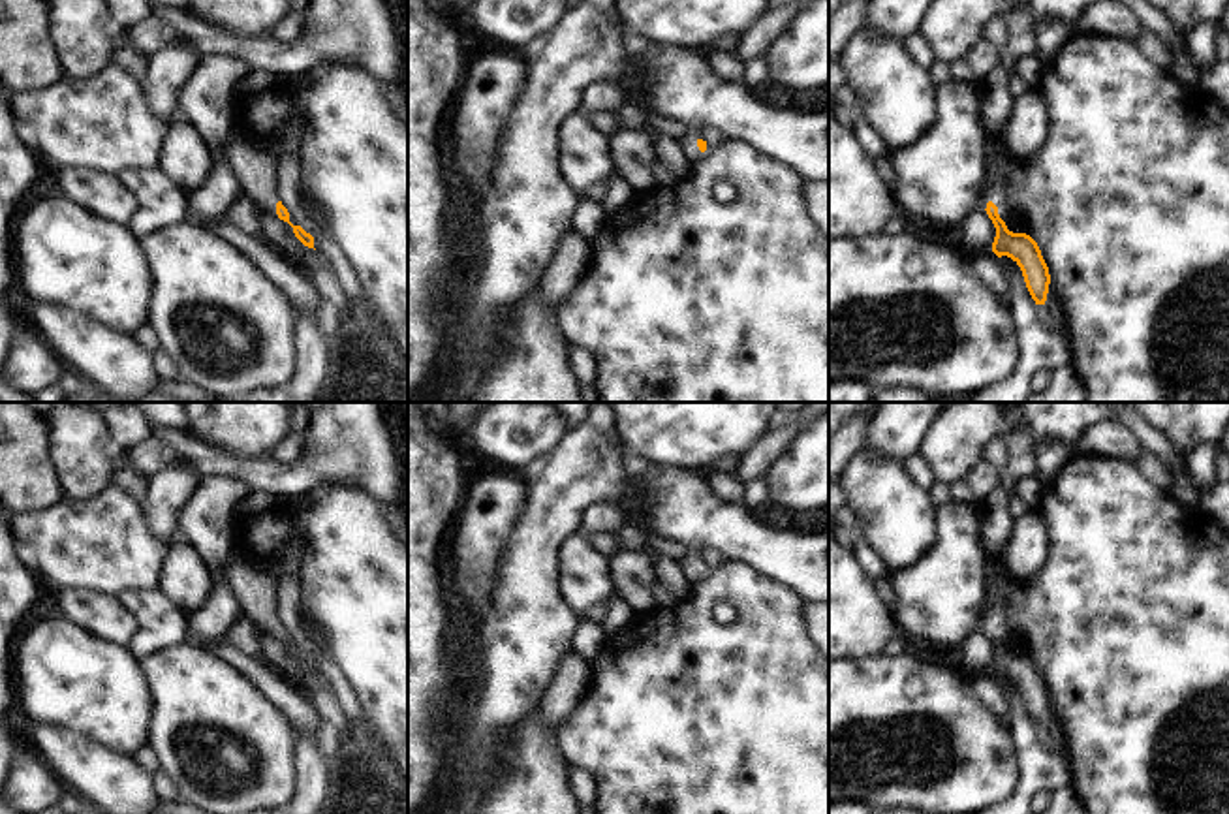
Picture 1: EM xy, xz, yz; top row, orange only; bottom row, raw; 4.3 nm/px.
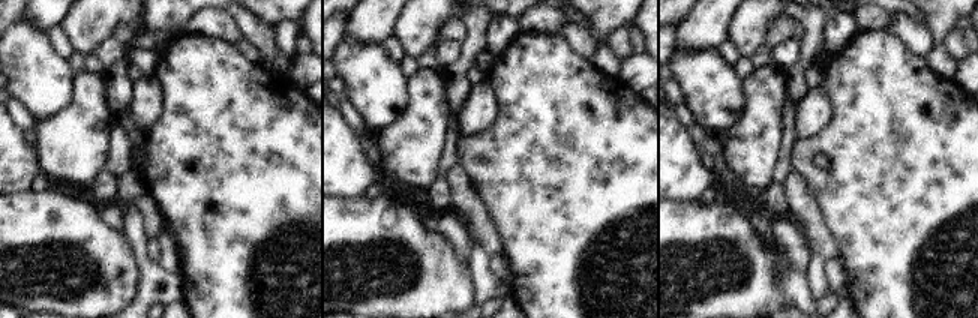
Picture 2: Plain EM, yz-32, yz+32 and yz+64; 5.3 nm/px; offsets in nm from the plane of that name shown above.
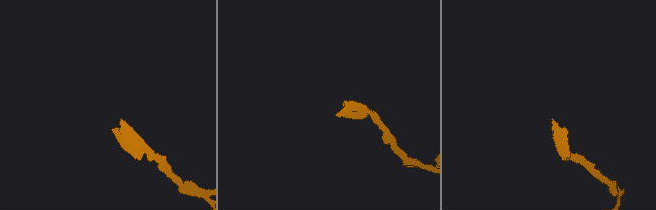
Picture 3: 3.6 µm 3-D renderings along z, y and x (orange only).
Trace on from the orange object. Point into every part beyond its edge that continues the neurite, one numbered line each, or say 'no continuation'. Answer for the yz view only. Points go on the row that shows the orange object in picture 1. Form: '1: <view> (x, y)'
1: yz (996, 166)

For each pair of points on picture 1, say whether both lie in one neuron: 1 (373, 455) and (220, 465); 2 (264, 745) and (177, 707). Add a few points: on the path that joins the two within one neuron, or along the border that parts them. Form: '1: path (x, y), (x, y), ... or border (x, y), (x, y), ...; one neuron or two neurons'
1: path (335, 455), (311, 474), (258, 474); one neuron
2: path (243, 732), (213, 720), (198, 707); one neuron

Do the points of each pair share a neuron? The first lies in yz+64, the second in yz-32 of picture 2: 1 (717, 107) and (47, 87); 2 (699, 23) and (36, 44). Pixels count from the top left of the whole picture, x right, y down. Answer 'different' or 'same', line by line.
1: same
2: different

